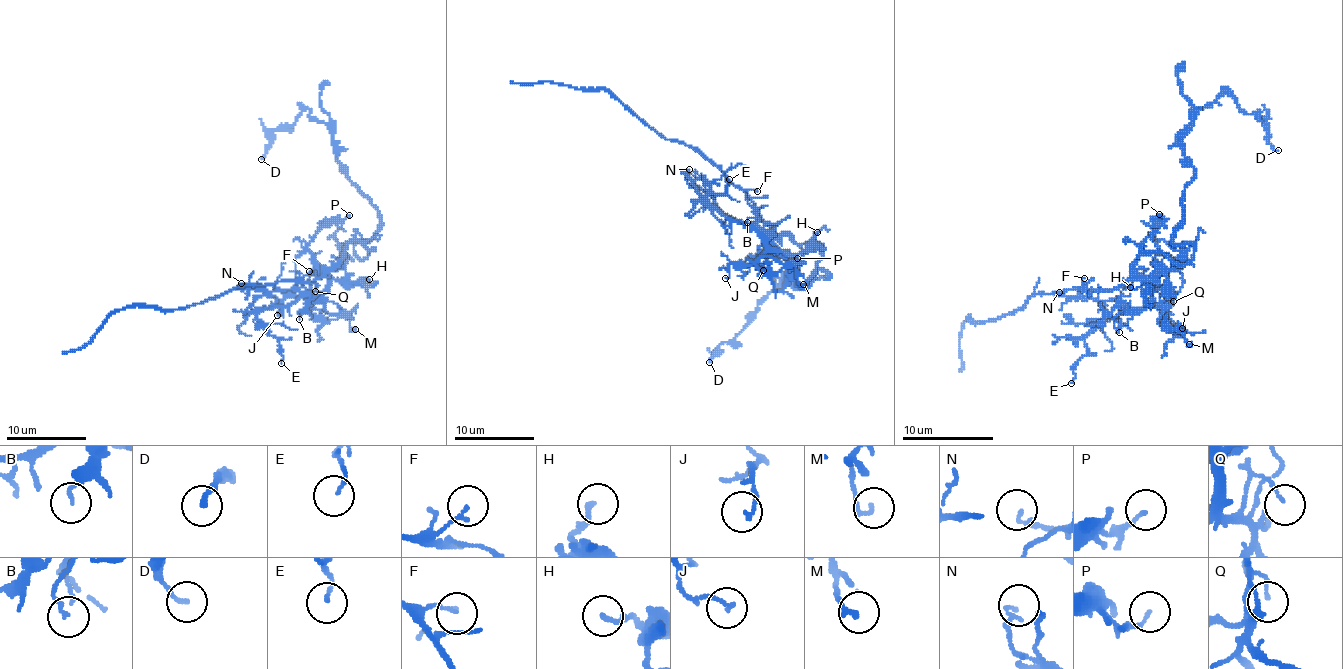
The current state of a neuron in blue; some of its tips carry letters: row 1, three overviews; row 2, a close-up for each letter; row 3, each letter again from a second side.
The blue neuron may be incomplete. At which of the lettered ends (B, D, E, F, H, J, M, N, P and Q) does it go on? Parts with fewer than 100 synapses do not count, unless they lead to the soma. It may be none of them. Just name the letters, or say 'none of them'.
none of them

